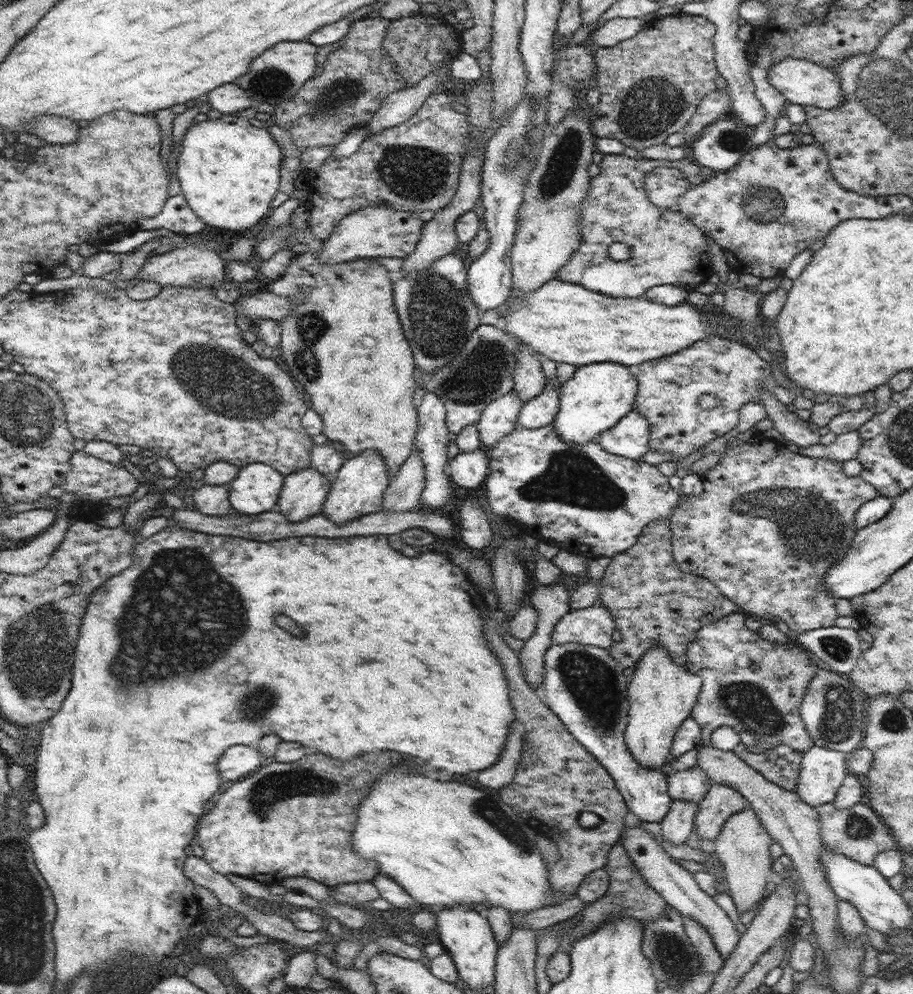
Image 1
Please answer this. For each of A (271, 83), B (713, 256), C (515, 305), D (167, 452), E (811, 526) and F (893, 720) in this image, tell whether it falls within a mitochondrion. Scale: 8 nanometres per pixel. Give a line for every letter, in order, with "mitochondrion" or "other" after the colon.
A: mitochondrion
B: other
C: other
D: other
E: mitochondrion
F: mitochondrion

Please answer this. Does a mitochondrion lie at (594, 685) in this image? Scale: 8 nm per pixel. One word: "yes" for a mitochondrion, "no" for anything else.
yes

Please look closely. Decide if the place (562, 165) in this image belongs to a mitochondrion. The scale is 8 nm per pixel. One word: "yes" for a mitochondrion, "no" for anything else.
yes

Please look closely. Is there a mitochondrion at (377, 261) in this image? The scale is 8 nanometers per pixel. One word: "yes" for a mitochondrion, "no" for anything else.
no

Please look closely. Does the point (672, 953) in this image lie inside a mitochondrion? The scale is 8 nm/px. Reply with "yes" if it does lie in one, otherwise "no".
yes

